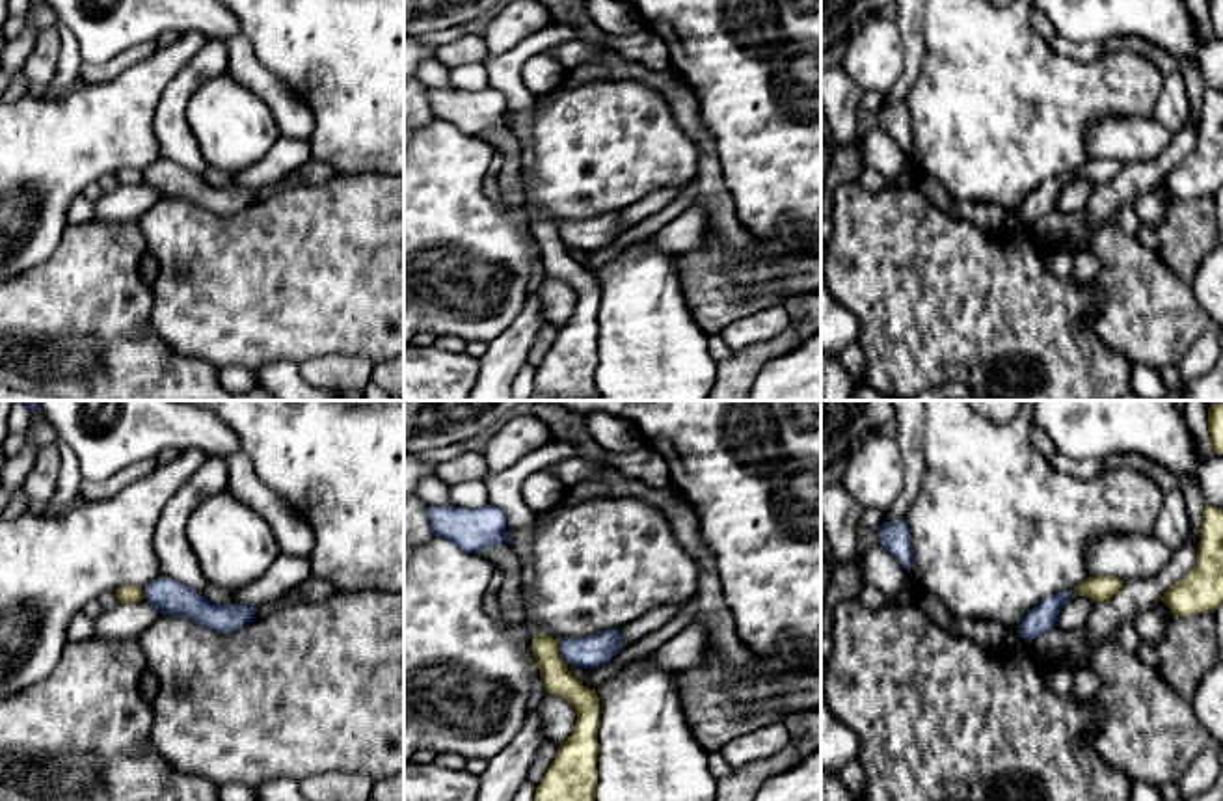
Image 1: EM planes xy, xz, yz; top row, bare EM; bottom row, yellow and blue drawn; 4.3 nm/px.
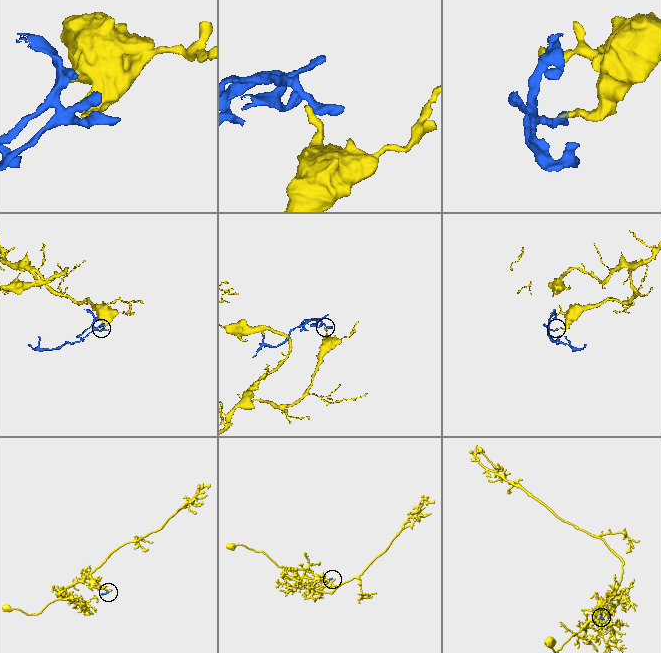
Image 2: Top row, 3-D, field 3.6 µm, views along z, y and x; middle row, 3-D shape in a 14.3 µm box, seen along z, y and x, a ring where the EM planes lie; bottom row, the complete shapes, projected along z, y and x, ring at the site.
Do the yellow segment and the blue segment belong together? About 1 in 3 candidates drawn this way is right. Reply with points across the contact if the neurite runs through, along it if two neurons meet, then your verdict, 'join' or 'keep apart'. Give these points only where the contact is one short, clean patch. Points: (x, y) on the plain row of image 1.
along xz (559, 230), (566, 244) | keep apart

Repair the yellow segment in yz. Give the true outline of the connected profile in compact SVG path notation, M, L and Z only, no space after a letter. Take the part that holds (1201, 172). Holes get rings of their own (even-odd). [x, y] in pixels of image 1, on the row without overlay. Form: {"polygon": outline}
{"polygon": "M1206 88L1193 153L1175 164L1162 183L1175 199L1216 194L1223 186L1223 91Z"}

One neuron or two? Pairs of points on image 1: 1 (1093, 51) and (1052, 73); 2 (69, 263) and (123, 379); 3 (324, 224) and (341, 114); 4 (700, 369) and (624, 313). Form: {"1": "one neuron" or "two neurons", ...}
{"1": "two neurons", "2": "one neuron", "3": "two neurons", "4": "one neuron"}

